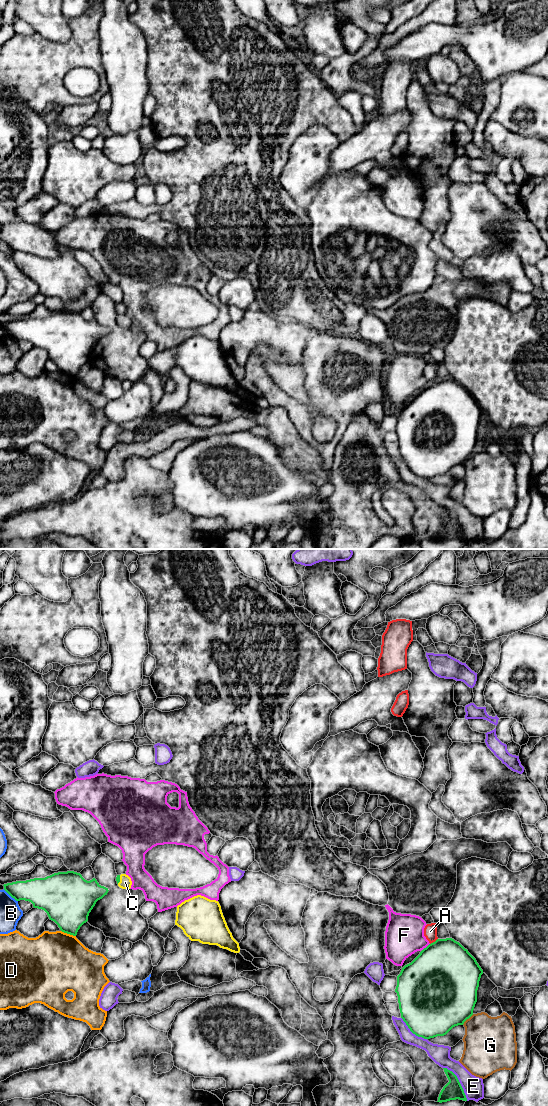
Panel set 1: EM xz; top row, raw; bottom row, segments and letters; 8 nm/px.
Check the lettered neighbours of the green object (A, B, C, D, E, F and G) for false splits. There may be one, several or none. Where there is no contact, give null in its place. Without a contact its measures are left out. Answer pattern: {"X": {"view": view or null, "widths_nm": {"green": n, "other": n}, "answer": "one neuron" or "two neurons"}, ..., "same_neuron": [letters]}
{"A": {"view": "xz", "widths_nm": {"green": 480, "other": 110}, "answer": "two neurons"}, "B": {"view": "xz", "widths_nm": {"green": 240, "other": 180}, "answer": "two neurons"}, "C": {"view": "xz", "widths_nm": {"green": 30, "other": 100}, "answer": "one neuron"}, "D": {"view": "xz", "widths_nm": {"green": 380, "other": 500}, "answer": "two neurons"}, "E": {"view": "xz", "widths_nm": {"green": 150, "other": 170}, "answer": "two neurons"}, "F": {"view": "xz", "widths_nm": {"green": 500, "other": 320}, "answer": "two neurons"}, "G": {"view": "xz", "widths_nm": {"green": 500, "other": 400}, "answer": "two neurons"}, "same_neuron": ["C"]}

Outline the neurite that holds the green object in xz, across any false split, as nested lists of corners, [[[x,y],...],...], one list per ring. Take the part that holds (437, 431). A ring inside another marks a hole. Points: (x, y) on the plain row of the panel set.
[[[452,378],[437,379],[397,416],[395,432],[401,458],[418,477],[430,479],[446,475],[473,455],[482,414],[476,399],[459,382]]]

